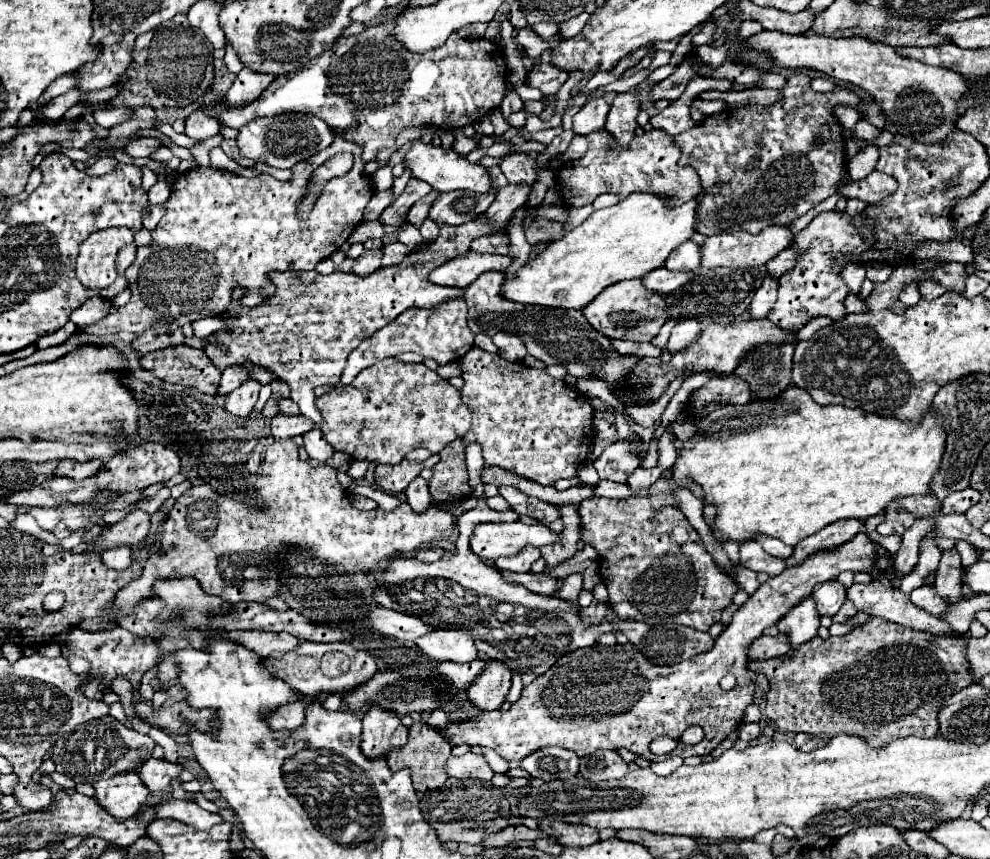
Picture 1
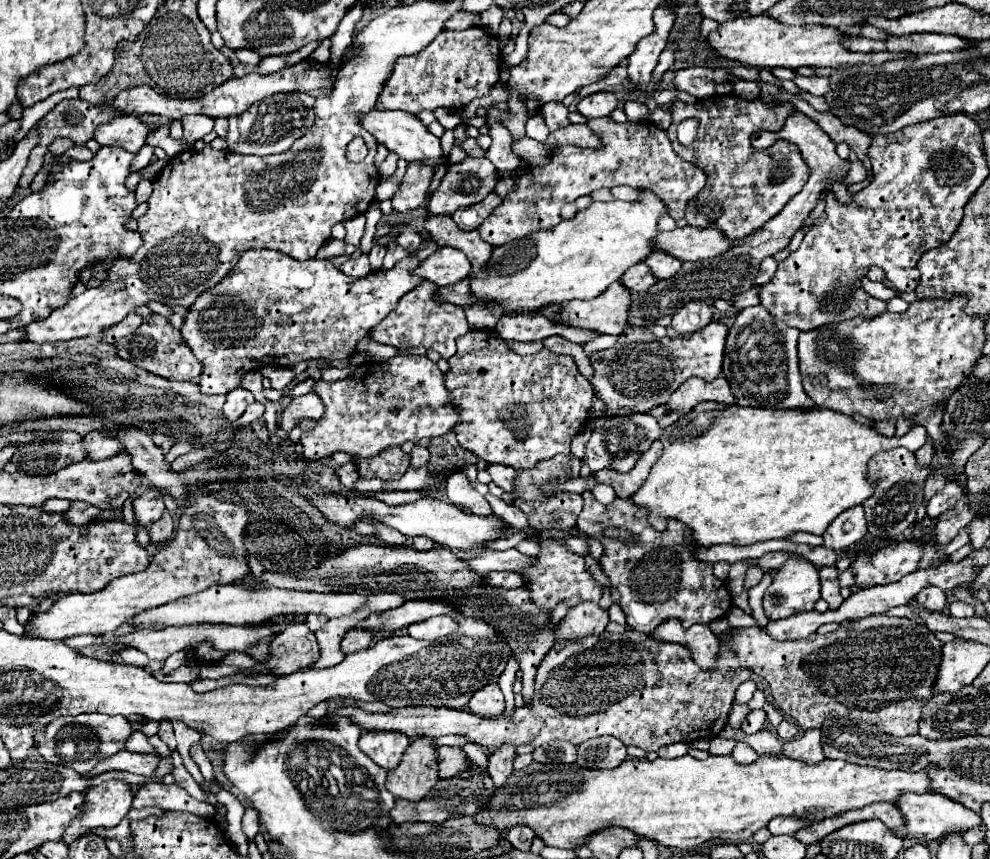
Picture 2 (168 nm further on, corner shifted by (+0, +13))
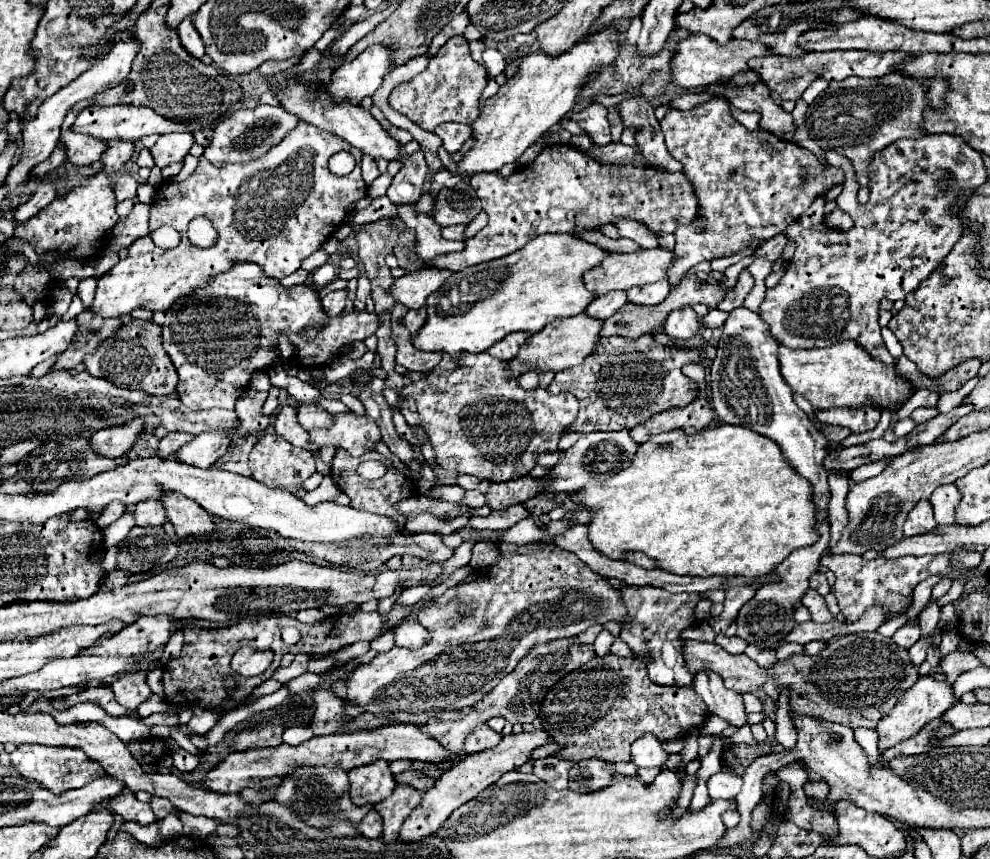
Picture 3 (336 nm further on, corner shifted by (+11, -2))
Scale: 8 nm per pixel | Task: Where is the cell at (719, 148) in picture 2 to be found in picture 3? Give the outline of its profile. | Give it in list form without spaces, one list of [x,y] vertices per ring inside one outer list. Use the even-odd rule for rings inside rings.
[[[714,96],[708,102],[692,108],[692,110],[674,110],[670,108],[660,122],[662,132],[666,136],[668,152],[684,164],[684,172],[692,186],[696,188],[696,196],[700,202],[702,218],[706,220],[706,230],[696,232],[696,224],[682,226],[674,232],[676,248],[674,248],[674,262],[668,268],[668,284],[676,288],[684,274],[704,262],[714,260],[720,256],[730,256],[732,252],[740,252],[746,246],[754,246],[758,242],[766,242],[776,234],[782,234],[786,226],[796,222],[804,210],[814,202],[814,198],[822,196],[836,184],[844,184],[844,170],[842,168],[824,168],[824,164],[808,150],[800,148],[794,142],[784,142],[772,132],[766,130],[746,130],[730,112],[728,100],[724,96]]]

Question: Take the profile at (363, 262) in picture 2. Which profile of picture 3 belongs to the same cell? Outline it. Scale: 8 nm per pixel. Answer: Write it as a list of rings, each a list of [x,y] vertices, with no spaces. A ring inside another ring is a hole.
[[[334,290],[322,298],[322,308],[328,316],[338,316],[346,304],[346,290]]]

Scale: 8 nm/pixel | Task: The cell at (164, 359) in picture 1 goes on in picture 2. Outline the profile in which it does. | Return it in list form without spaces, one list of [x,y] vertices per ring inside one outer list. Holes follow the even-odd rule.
[[[153,315],[149,319],[143,319],[141,327],[133,335],[121,339],[117,343],[117,355],[139,365],[141,369],[147,369],[155,375],[161,375],[161,377],[173,379],[173,381],[195,381],[199,377],[199,373],[203,371],[201,361],[191,353],[189,345],[181,339],[181,331],[175,329],[161,315]]]

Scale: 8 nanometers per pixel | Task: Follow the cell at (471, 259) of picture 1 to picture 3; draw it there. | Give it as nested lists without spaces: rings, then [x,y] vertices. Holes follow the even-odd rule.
[[[418,268],[410,274],[396,278],[390,288],[390,296],[396,302],[404,304],[408,310],[418,310],[424,306],[426,298],[444,284],[448,276],[450,276],[448,270]]]

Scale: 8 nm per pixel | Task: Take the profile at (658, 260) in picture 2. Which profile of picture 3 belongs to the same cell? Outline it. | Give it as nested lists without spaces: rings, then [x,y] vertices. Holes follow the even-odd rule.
[[[658,280],[654,284],[646,284],[640,288],[630,288],[626,292],[628,302],[632,304],[660,304],[670,292],[670,286],[666,280]]]

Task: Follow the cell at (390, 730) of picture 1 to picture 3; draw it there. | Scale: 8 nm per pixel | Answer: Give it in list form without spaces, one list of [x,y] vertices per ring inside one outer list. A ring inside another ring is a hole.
[[[378,760],[374,764],[354,768],[348,772],[350,778],[350,798],[354,804],[378,804],[388,798],[396,788],[394,776],[388,762]]]

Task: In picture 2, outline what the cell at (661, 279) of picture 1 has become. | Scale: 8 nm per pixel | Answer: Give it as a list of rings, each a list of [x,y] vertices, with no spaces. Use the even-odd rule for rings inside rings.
[[[637,263],[625,271],[621,277],[621,283],[631,291],[645,291],[655,283],[655,277],[651,277],[651,271],[647,269],[647,263]]]

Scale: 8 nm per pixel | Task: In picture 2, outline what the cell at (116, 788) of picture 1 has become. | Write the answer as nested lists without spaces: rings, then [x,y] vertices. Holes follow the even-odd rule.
[[[111,779],[103,785],[95,785],[85,793],[85,805],[81,817],[75,817],[63,833],[65,843],[73,843],[77,837],[89,833],[93,827],[115,827],[129,813],[133,803],[133,791],[127,781]]]

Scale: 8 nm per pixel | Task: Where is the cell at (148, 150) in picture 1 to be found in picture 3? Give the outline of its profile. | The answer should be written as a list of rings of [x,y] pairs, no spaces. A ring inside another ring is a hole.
[[[93,98],[76,103],[68,111],[61,126],[60,146],[64,148],[68,162],[74,166],[88,166],[88,164],[96,162],[102,156],[102,152],[108,148],[108,144],[104,144],[102,140],[96,140],[92,136],[84,136],[84,134],[76,134],[71,130],[76,116],[93,103]]]

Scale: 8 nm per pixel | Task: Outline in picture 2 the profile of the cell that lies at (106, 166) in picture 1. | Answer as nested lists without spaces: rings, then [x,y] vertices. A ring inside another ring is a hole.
[[[77,145],[77,147],[71,147],[67,153],[65,153],[65,159],[75,159],[75,161],[91,161],[95,157],[95,153],[91,149],[87,149],[85,145]]]

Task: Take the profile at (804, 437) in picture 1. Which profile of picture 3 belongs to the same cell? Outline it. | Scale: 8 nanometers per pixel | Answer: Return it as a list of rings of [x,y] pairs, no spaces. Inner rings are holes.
[[[722,424],[722,426],[708,428],[708,430],[702,430],[696,434],[672,430],[672,432],[652,436],[648,442],[638,446],[638,452],[632,458],[628,468],[624,468],[622,472],[618,472],[612,478],[588,480],[588,484],[584,484],[584,488],[580,488],[580,492],[572,494],[572,502],[580,504],[592,512],[592,520],[588,522],[588,540],[592,542],[592,546],[598,552],[602,552],[604,556],[608,556],[612,560],[622,560],[624,554],[628,554],[628,552],[642,552],[648,558],[656,560],[660,570],[680,574],[680,576],[702,576],[702,578],[706,578],[706,576],[748,576],[748,578],[756,578],[756,576],[772,574],[776,570],[776,564],[780,564],[784,558],[788,558],[790,552],[804,548],[804,546],[812,546],[816,542],[818,532],[814,528],[816,520],[814,520],[814,504],[812,504],[810,496],[812,496],[812,486],[808,484],[808,480],[804,480],[798,472],[794,472],[788,466],[778,444],[774,444],[770,438],[760,436],[748,428]]]

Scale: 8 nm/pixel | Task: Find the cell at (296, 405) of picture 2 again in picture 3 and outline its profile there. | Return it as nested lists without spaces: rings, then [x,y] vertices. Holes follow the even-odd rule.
[[[302,404],[298,408],[298,424],[304,430],[328,428],[328,424],[332,424],[332,414],[326,412],[324,408],[316,406],[316,404]]]

